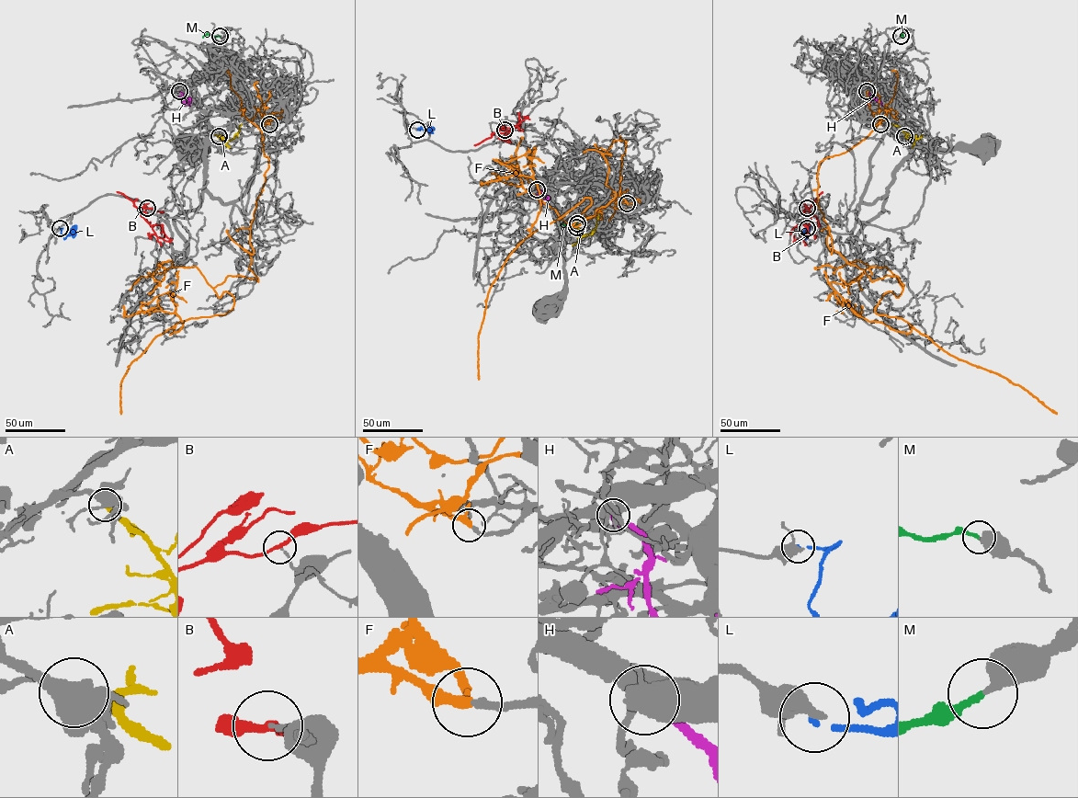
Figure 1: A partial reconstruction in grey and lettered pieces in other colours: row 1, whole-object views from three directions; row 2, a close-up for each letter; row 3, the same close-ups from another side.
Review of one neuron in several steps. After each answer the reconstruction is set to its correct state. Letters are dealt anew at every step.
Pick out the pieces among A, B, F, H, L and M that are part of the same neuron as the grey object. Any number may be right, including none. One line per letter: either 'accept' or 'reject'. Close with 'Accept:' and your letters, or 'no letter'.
A: accept
B: reject
F: reject
H: reject
L: reject
M: accept
Accept: A, M

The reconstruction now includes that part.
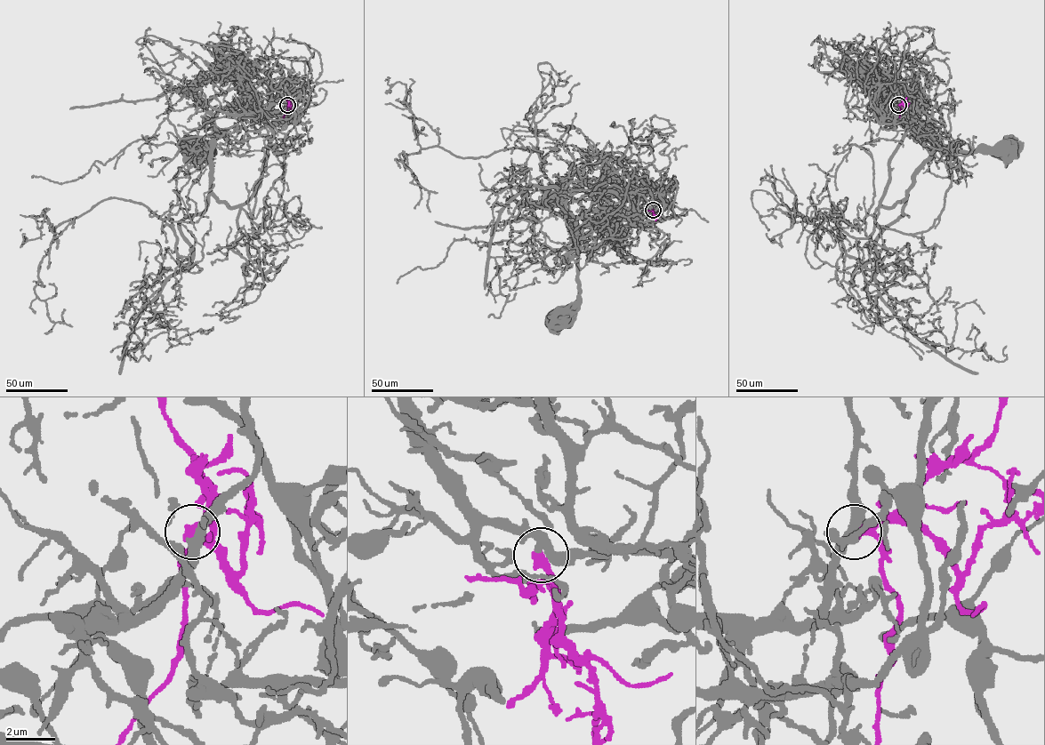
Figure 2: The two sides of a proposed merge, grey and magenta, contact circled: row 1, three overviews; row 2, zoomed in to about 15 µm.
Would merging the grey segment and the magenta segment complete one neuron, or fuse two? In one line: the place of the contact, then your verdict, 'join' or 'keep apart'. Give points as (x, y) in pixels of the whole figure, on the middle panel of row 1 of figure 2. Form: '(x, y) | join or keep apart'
(653, 210) | join

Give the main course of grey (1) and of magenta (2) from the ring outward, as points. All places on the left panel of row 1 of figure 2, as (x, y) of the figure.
1: (287, 105), (283, 111), (294, 116), (282, 124), (257, 131), (240, 127), (216, 135), (213, 152), (197, 150)
2: (287, 105), (284, 117)

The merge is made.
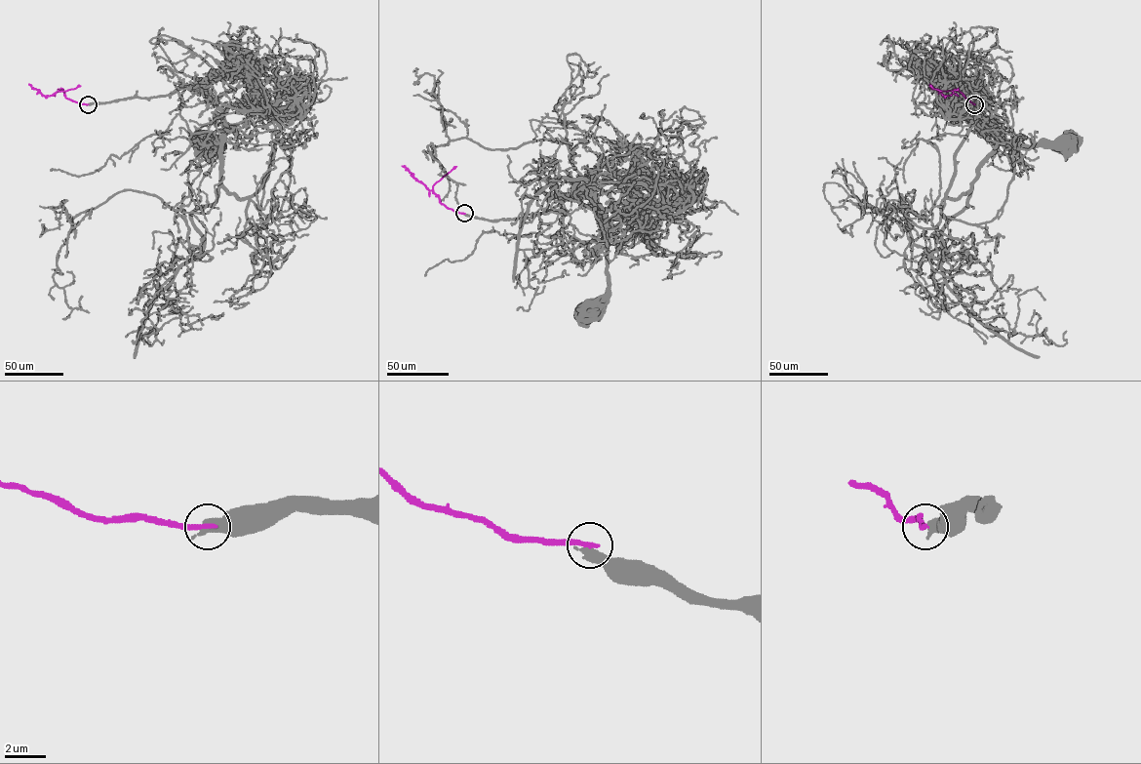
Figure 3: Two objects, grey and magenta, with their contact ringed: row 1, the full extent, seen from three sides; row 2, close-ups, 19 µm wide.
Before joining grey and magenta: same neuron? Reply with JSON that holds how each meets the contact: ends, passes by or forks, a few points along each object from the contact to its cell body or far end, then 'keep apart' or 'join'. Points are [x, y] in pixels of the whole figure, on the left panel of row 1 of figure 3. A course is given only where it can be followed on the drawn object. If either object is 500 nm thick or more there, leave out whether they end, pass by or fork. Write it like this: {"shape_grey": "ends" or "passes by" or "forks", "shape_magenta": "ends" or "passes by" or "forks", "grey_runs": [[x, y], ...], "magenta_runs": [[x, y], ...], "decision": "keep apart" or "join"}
{"grey_runs": [[88, 104], [165, 96], [183, 87], [196, 86], [224, 119], [224, 145], [208, 144]], "magenta_runs": [[88, 104], [66, 98], [62, 90], [44, 96], [28, 84]], "decision": "keep apart"}

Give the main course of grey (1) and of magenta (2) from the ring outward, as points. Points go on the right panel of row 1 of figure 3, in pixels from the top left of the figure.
1: (974, 104), (981, 100), (980, 98), (959, 86), (960, 95), (1003, 140), (1029, 146), (1065, 144)
2: (974, 104), (957, 90), (944, 96), (929, 84)

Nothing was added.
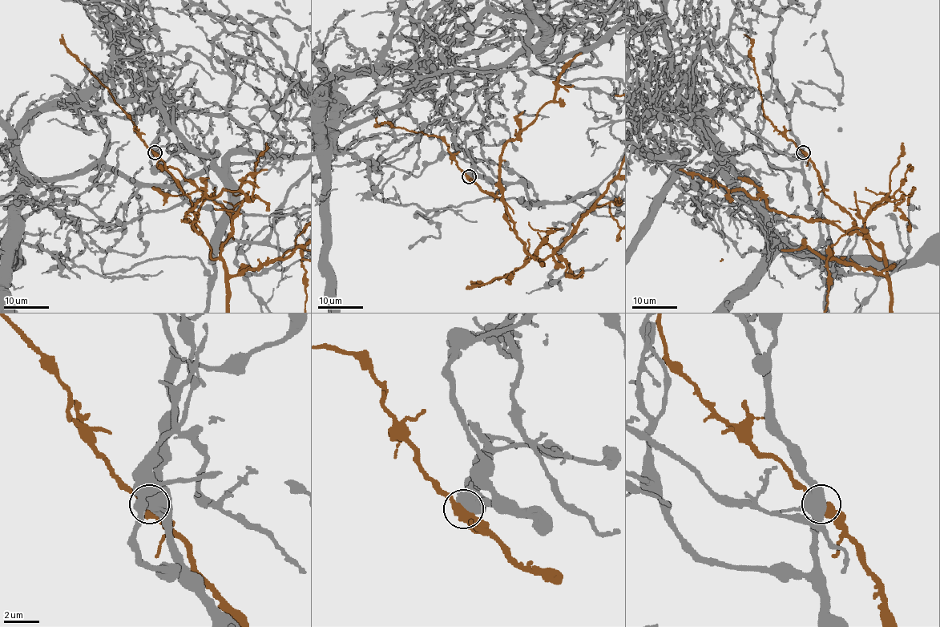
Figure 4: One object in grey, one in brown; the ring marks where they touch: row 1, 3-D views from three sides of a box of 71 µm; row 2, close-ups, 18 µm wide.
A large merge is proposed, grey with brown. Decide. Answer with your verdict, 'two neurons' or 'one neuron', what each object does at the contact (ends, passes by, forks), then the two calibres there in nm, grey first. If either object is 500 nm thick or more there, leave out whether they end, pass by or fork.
two neurons; calibres 900 and 500 nm

